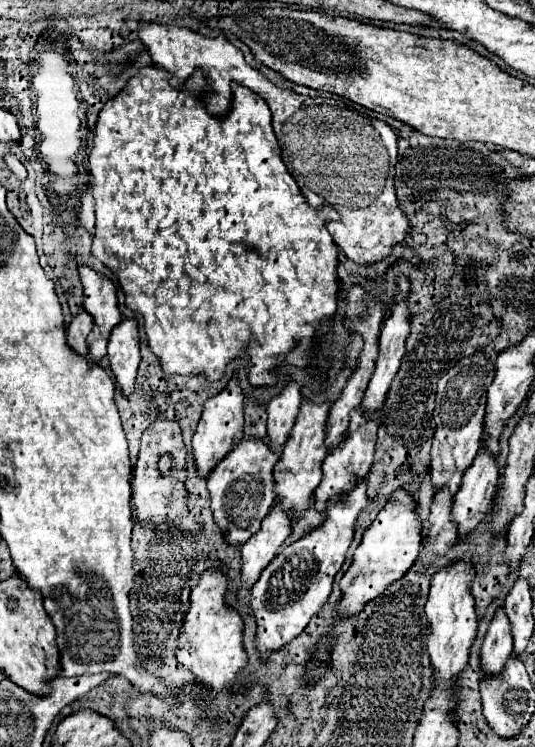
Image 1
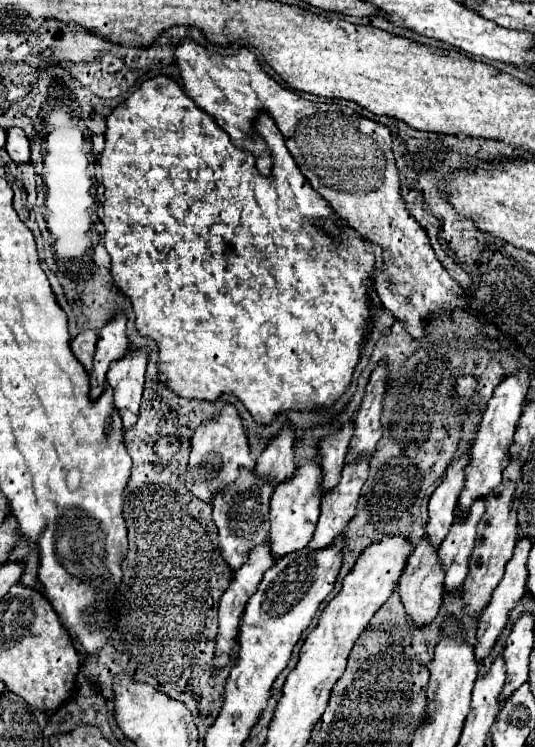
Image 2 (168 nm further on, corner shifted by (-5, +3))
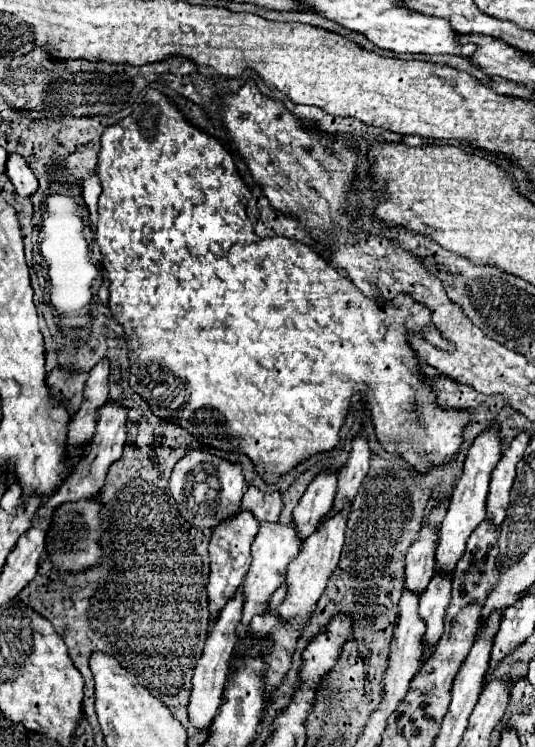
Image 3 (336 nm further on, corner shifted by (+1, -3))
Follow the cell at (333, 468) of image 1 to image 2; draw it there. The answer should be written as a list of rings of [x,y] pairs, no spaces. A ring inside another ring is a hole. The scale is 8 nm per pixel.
[[[360,458],[360,462],[352,466],[346,464],[336,490],[328,490],[328,494],[322,496],[322,512],[312,542],[308,544],[310,550],[330,546],[332,540],[344,532],[346,524],[356,514],[360,490],[368,478],[368,466],[370,458]]]

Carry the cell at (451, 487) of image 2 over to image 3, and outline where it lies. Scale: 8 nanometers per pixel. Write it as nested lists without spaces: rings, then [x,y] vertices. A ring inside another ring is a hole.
[[[424,526],[418,534],[418,540],[406,552],[404,568],[404,588],[410,592],[422,594],[434,576],[434,550],[438,544],[438,532],[430,526]]]

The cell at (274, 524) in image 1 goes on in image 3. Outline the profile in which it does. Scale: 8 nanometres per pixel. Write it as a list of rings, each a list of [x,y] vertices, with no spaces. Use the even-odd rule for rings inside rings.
[[[238,590],[234,594],[234,598],[222,608],[222,612],[220,612],[220,616],[218,616],[218,620],[216,620],[214,628],[210,630],[208,640],[204,644],[204,654],[194,668],[192,694],[190,694],[190,702],[188,702],[188,720],[198,730],[210,730],[210,724],[218,714],[222,692],[224,692],[224,686],[226,686],[226,680],[228,680],[228,664],[230,664],[234,648],[238,644],[236,626],[238,626],[240,616],[242,616],[242,604],[244,604],[242,590]]]

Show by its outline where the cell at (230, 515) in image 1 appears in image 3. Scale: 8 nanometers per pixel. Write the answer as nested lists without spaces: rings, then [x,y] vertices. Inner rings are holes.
[[[240,512],[232,520],[222,522],[212,530],[210,540],[210,578],[208,578],[208,608],[210,608],[210,624],[216,622],[220,610],[228,600],[234,598],[236,590],[242,586],[242,580],[250,568],[250,544],[258,534],[258,520],[250,512]]]

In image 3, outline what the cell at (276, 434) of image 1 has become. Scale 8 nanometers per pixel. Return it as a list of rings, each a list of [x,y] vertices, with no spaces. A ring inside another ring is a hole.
[[[248,486],[248,492],[242,498],[240,510],[248,510],[256,516],[258,522],[278,522],[282,510],[280,492],[264,494],[256,486]]]

